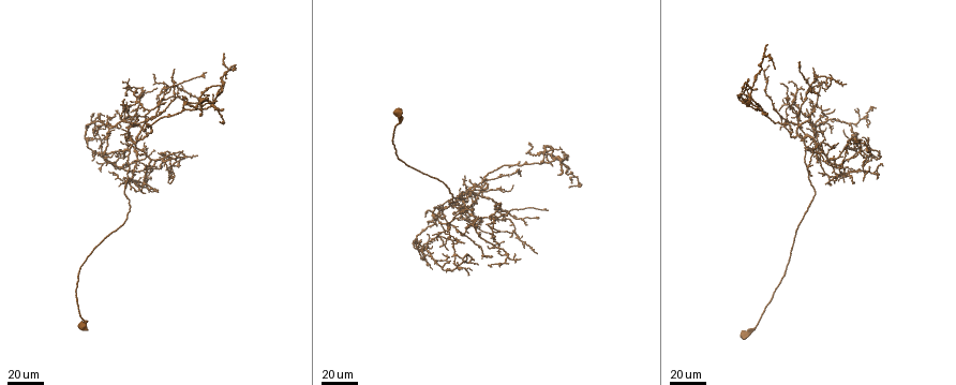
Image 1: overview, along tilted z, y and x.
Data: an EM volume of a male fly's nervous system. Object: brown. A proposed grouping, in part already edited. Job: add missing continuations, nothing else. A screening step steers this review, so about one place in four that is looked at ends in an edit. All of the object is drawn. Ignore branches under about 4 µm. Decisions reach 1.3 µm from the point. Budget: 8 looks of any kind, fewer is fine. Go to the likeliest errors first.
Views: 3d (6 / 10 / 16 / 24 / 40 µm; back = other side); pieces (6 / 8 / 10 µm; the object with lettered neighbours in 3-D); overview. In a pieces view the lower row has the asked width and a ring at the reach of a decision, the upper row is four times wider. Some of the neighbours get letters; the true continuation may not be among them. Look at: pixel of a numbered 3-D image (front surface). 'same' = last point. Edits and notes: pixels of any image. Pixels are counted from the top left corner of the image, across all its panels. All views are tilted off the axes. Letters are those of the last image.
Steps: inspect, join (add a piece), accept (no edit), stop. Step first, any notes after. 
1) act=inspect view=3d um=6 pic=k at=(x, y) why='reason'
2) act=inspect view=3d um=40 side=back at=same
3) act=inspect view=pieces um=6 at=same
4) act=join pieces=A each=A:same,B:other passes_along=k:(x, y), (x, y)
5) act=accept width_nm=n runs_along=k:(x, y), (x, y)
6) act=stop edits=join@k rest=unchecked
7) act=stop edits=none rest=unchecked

act=inspect view=3d um=24 pic=1 at=(471, 178) why='free end'

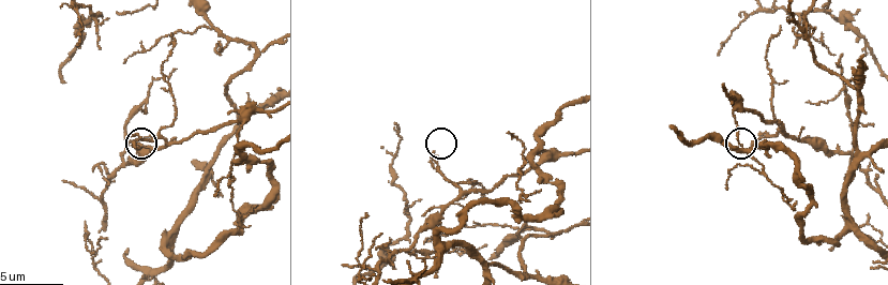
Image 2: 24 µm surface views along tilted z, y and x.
act=inspect view=3d um=10 pic=2 at=(431, 154)

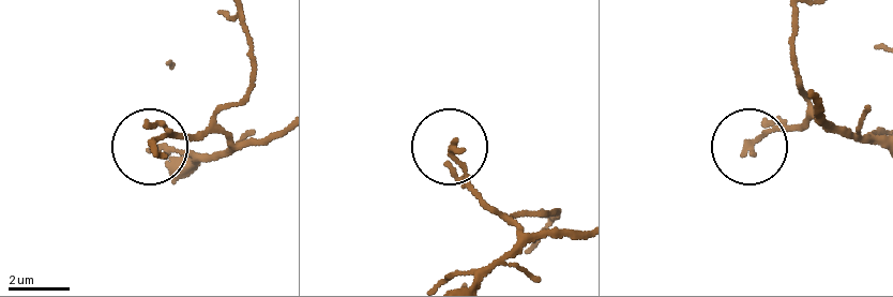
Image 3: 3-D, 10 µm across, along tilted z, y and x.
act=inspect view=pieces um=8 pic=3 at=(452, 141)

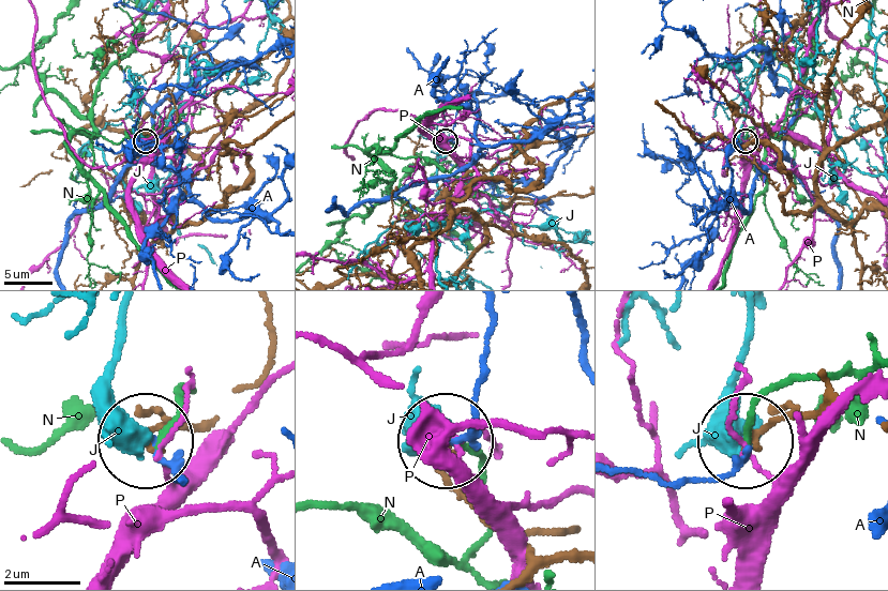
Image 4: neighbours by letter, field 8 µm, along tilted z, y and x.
act=accept each=A:other,J:other,N:other,P:other runs_along=4:(827, 406), (776, 419), (752, 439) found='none of them fits'

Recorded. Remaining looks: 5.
act=inspect view=3d um=40 pic=1 at=(836, 109) why='an open end'

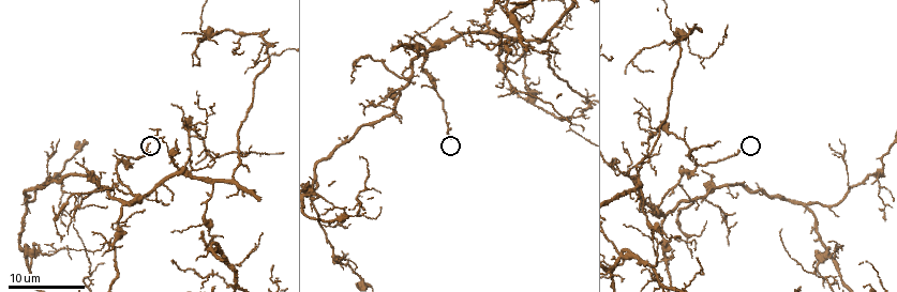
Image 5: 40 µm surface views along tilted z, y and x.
act=inspect view=pieces um=6 pic=5 at=(147, 144)

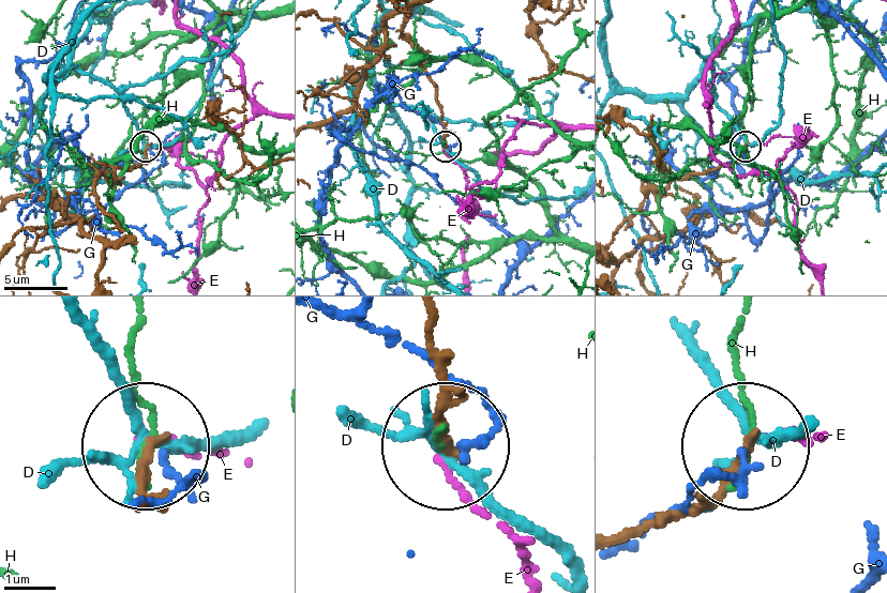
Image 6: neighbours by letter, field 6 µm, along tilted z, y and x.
act=accept each=D:other,E:other,G:other,H:other runs_along=6:(430, 352), (449, 446) found='none of them fits'

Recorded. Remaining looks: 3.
act=inspect view=3d um=40 pic=1 at=(565, 156) why='thin end'

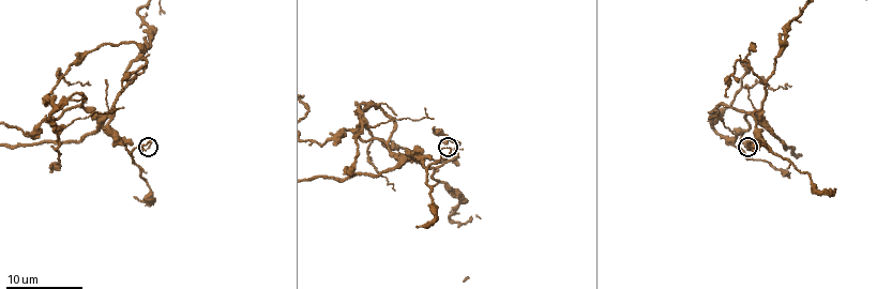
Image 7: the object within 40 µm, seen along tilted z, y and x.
act=inspect view=pieces um=8 pic=7 at=(748, 146)

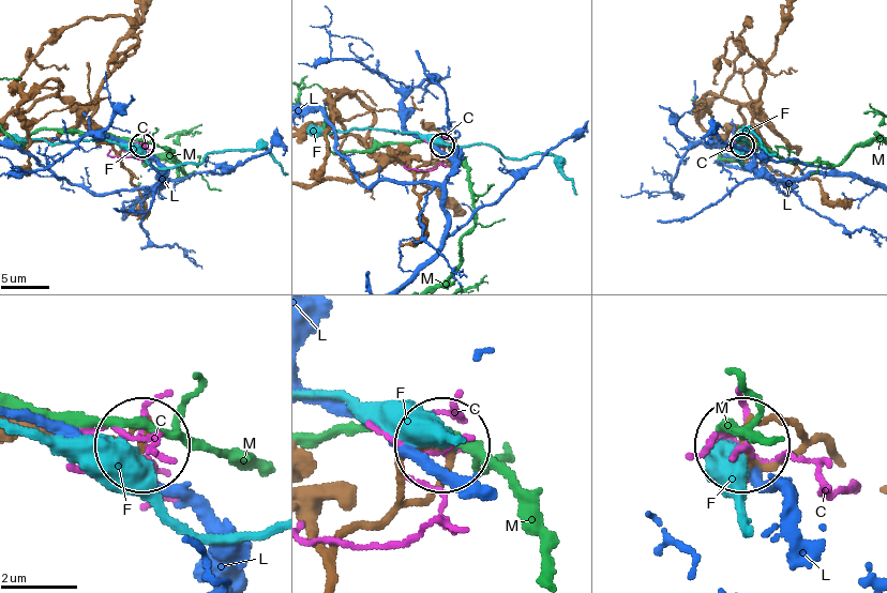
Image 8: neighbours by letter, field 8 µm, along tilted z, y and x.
act=accept width_nm=150 each=C:other,F:other,L:other,M:other runs_along=8:(835, 456), (809, 443), (758, 464), (745, 449) found='no lettered piece goes on from it'

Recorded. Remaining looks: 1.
act=stop edits=none rest=unchecked

